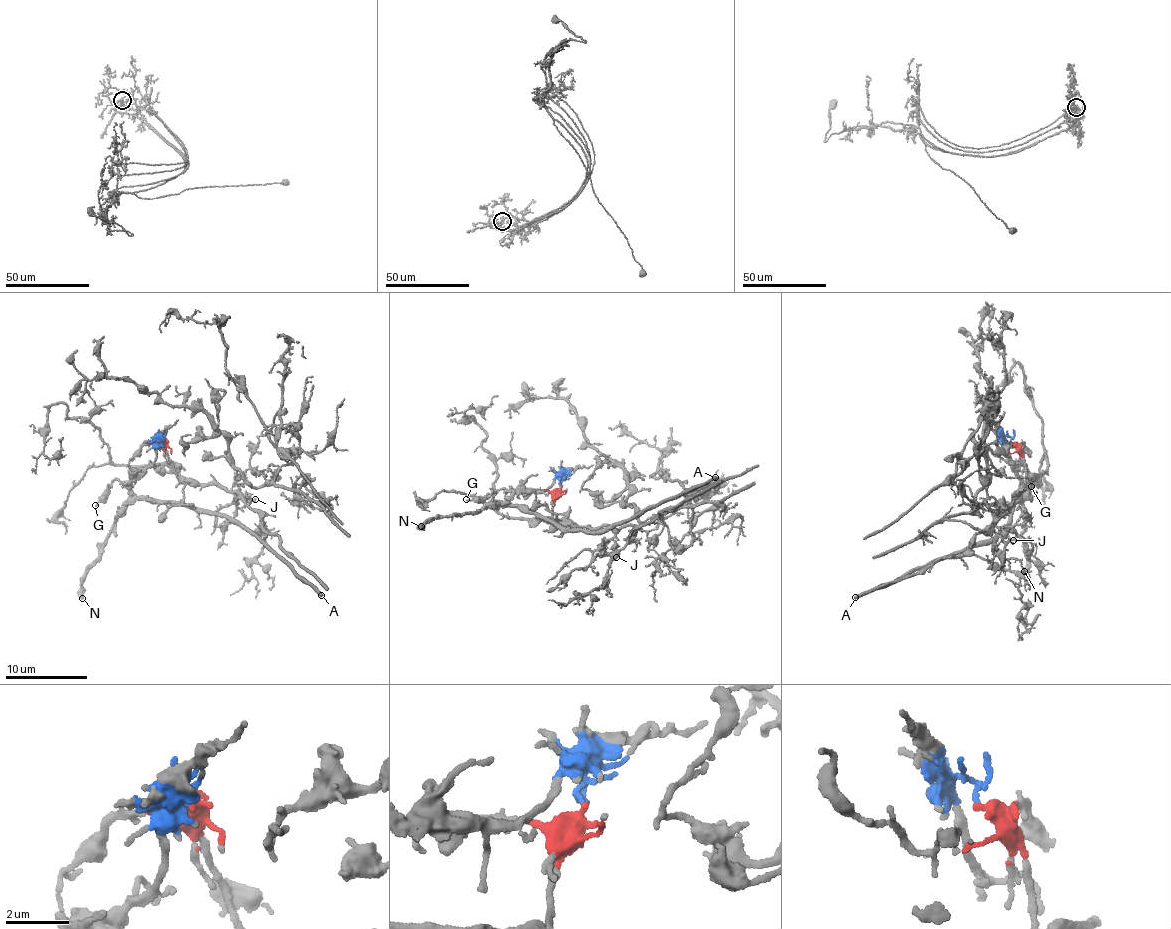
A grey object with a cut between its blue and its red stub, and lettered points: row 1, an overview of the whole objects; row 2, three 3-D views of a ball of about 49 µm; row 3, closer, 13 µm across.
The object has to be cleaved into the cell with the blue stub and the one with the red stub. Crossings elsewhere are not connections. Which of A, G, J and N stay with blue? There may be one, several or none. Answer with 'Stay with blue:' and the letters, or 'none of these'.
Stay with blue: A, G, N

